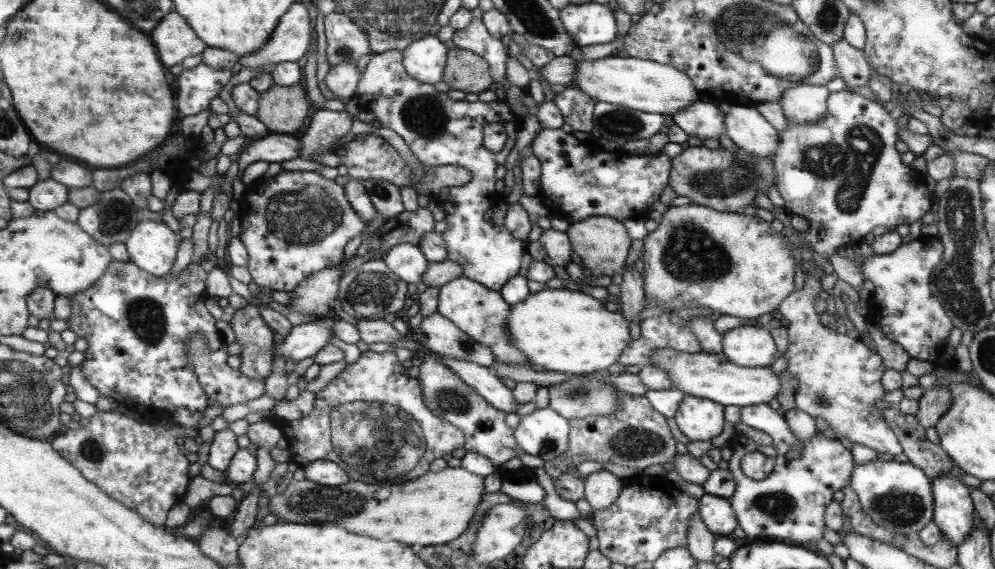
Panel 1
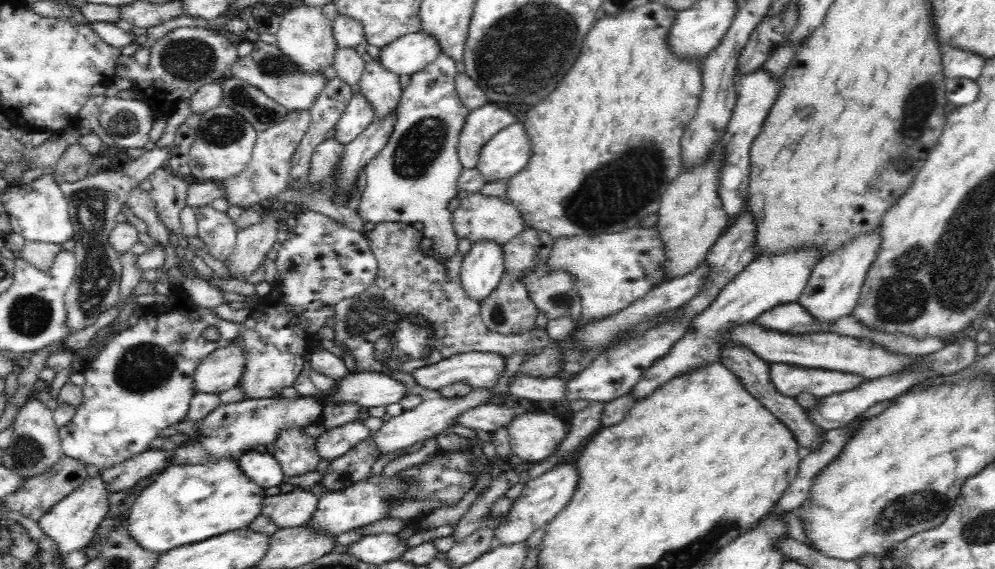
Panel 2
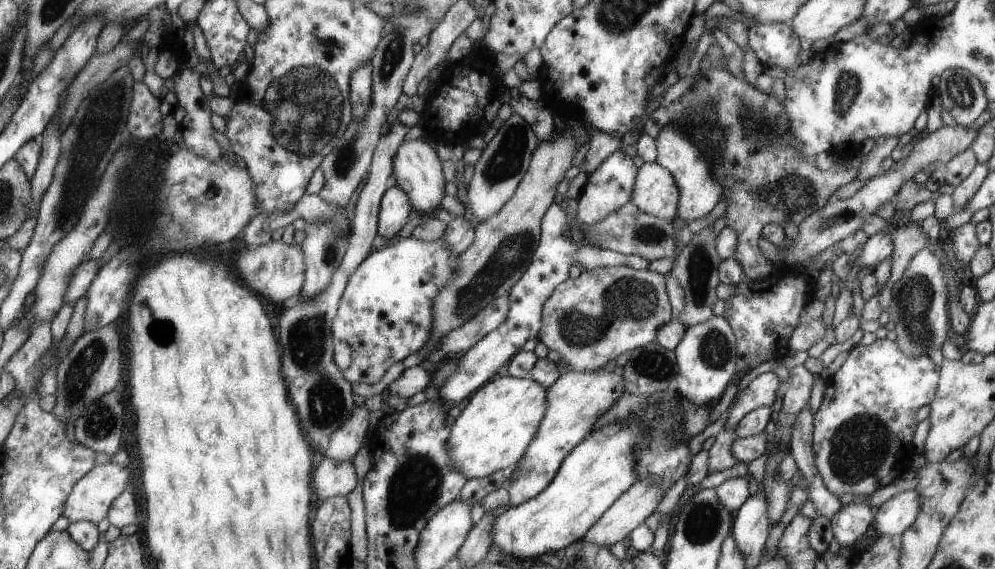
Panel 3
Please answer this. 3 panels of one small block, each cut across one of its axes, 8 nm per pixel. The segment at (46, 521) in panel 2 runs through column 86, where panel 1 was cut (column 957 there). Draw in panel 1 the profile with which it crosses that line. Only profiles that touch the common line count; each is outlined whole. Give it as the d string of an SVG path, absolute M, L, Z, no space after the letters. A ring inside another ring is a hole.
M937 476L931 482L932 522L955 546L964 541L972 529L971 493L953 476Z

